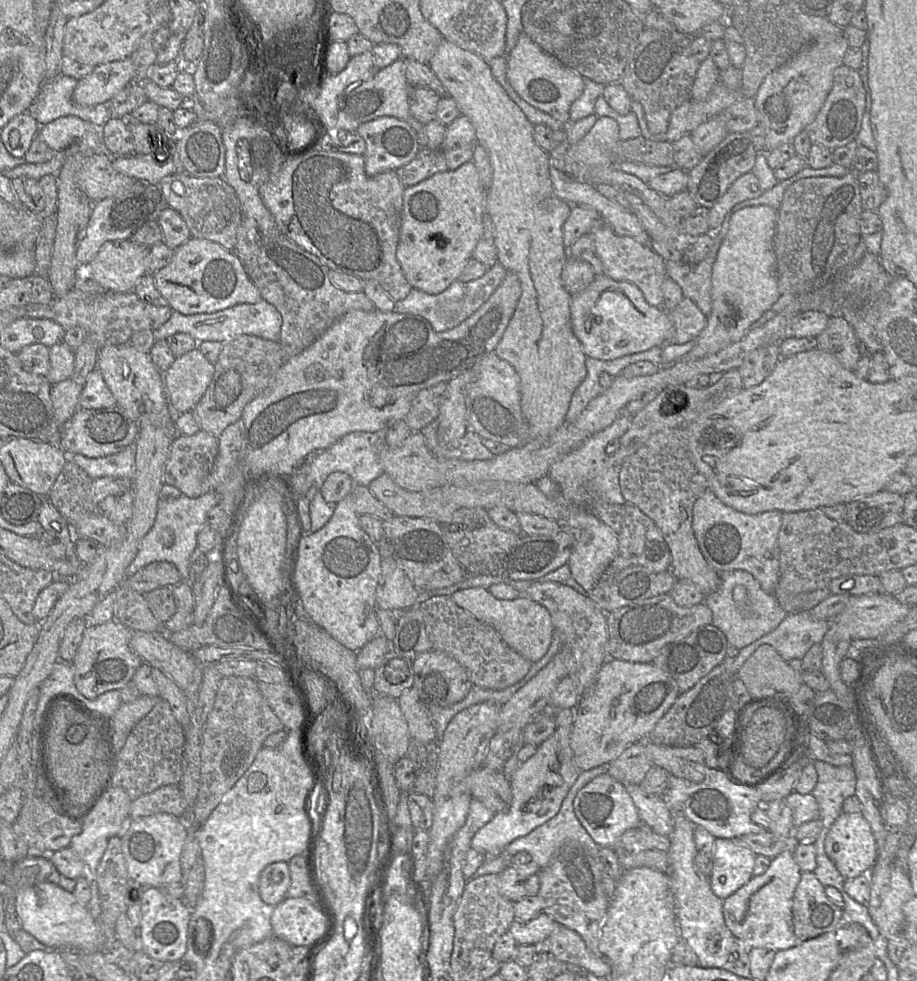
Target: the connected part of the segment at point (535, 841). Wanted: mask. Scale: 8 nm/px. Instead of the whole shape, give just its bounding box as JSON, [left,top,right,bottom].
[503,764,608,868]

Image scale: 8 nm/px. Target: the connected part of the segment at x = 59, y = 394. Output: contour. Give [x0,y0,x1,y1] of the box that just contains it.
[50,378,83,426]

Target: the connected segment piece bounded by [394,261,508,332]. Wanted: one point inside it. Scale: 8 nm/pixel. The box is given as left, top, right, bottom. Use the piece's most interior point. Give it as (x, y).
(446, 310)

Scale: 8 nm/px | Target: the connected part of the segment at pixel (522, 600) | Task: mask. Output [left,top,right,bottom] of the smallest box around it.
[451,587,554,663]

